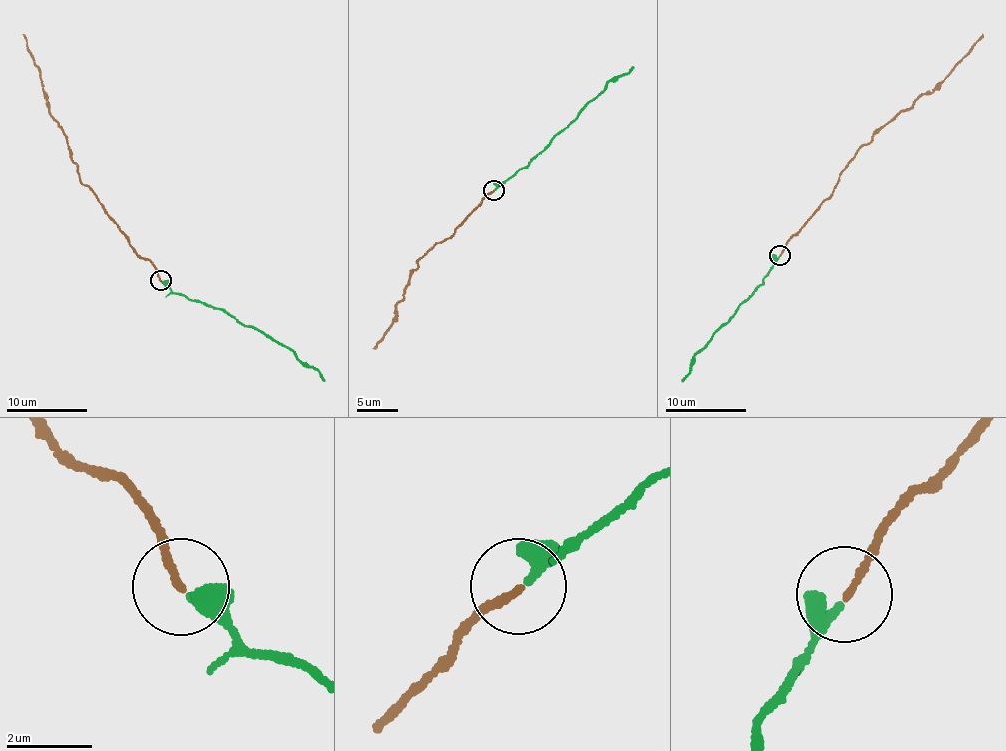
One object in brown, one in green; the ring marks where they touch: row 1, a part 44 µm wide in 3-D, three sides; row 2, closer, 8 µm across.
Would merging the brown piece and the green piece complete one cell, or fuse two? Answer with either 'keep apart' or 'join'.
join

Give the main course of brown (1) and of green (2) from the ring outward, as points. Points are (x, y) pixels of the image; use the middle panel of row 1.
1: (493, 190), (454, 234), (421, 257), (403, 290), (402, 300), (395, 308), (397, 317), (372, 349)
2: (495, 189), (529, 164), (604, 85), (634, 68)

